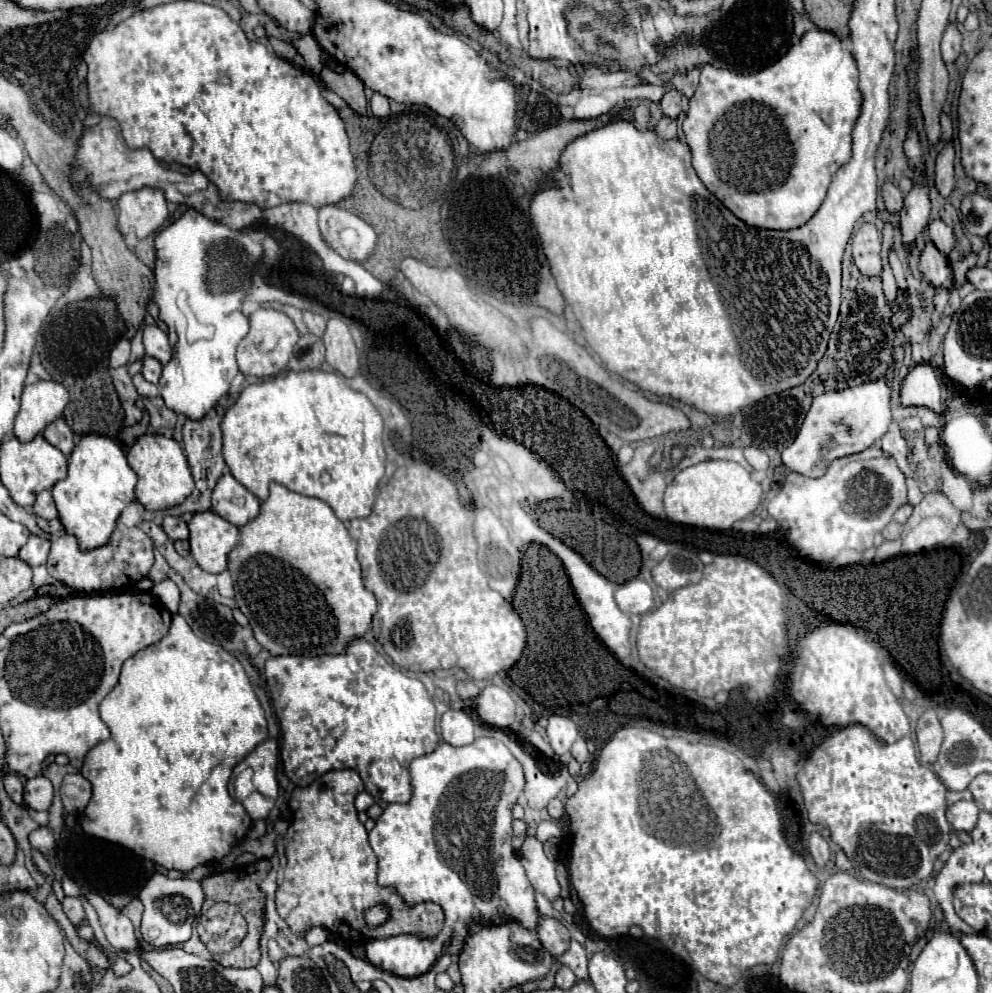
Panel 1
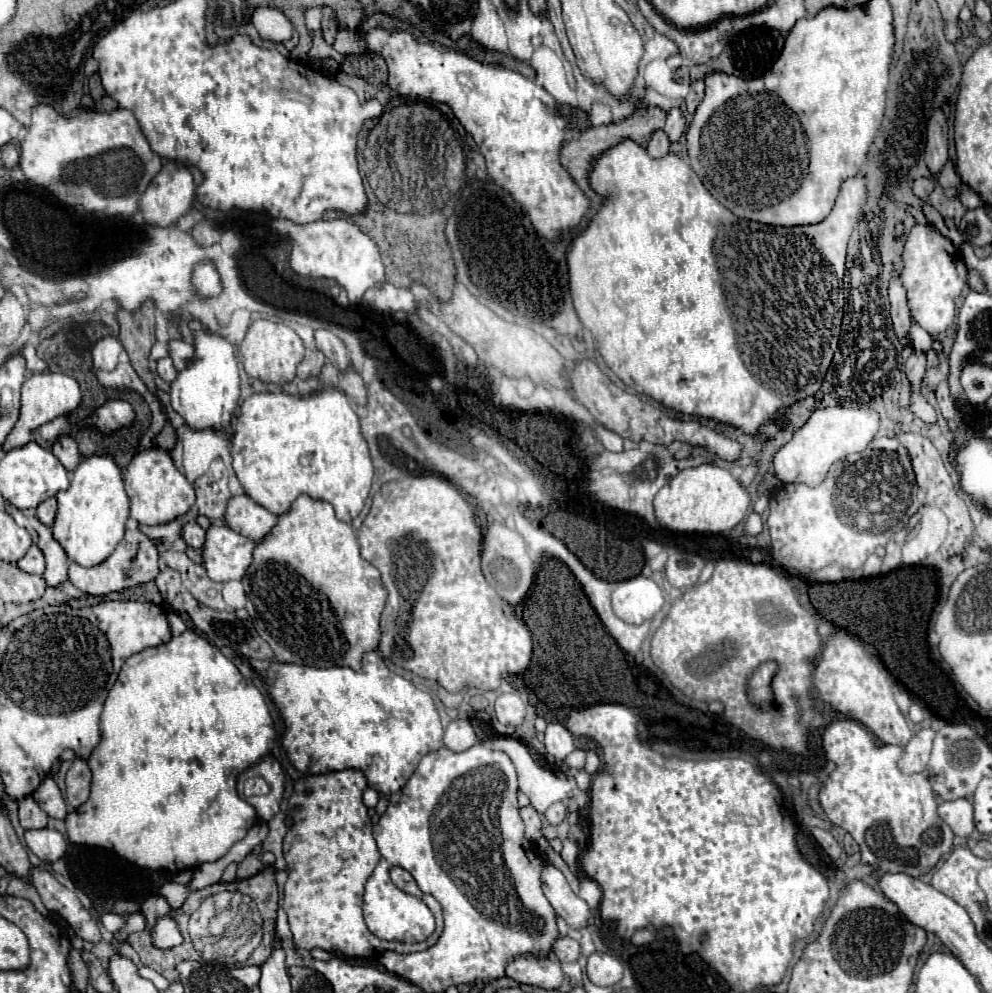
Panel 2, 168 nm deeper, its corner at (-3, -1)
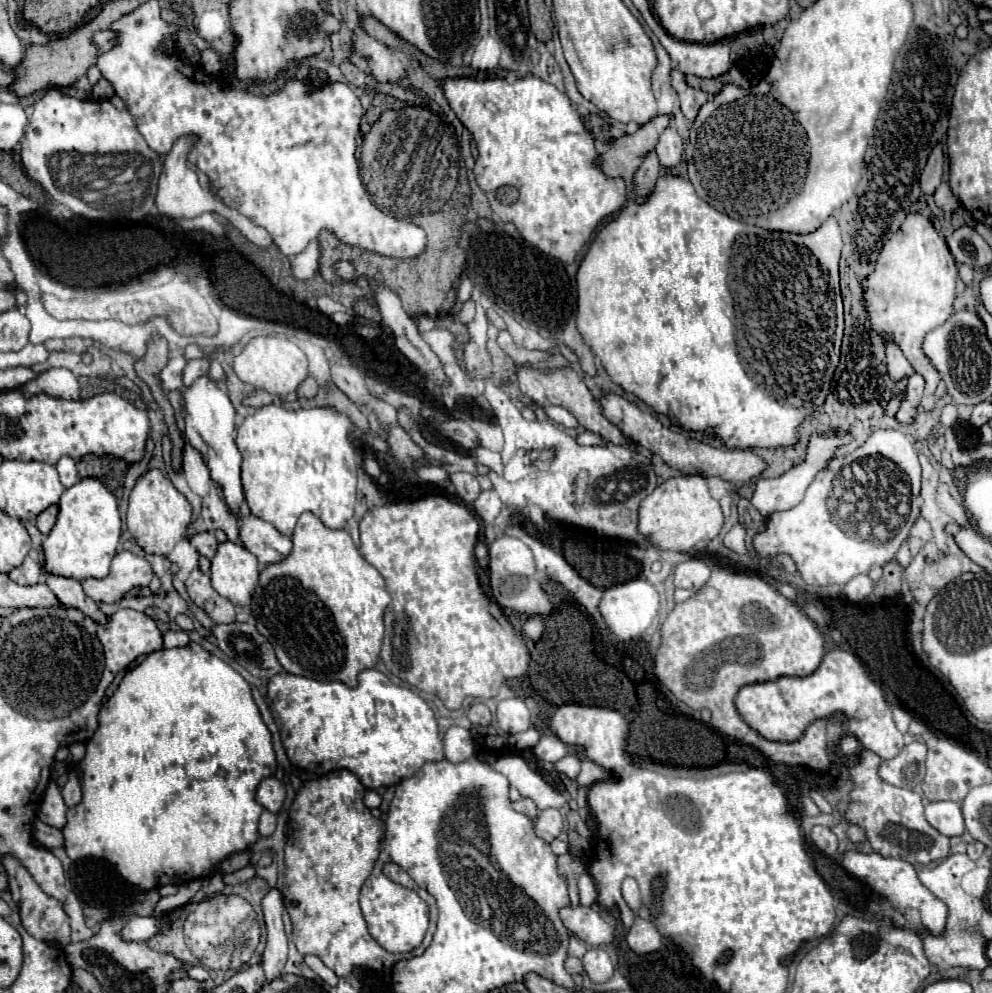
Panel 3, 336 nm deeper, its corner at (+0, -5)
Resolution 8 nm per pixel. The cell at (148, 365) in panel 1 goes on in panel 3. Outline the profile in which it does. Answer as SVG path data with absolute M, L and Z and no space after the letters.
M178 356L178 358L168 360L168 364L162 368L162 372L160 372L160 382L162 382L162 388L164 388L166 392L182 388L184 362L186 362L186 360L184 360L182 356Z

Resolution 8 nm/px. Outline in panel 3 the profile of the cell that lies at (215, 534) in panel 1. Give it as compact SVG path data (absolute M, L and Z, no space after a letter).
M230 540L218 544L216 556L212 558L210 578L214 590L220 596L236 604L248 604L256 586L258 572L260 566L256 556L248 552L242 544Z

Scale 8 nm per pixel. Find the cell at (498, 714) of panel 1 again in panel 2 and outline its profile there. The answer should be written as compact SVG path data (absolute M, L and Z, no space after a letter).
M517 692L501 694L501 696L497 696L497 702L495 702L495 714L501 724L519 726L525 718L525 704Z

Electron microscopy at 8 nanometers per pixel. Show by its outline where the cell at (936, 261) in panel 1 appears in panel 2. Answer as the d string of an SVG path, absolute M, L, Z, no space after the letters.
M915 224L903 246L903 270L899 274L901 284L907 290L907 304L911 320L927 330L933 338L933 352L941 354L943 344L939 334L951 328L957 316L955 300L967 286L967 266L959 248L945 236L941 236L931 224Z

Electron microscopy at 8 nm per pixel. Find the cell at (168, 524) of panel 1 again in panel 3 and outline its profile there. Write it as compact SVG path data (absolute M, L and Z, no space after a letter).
M210 532L194 534L194 536L190 538L190 544L192 544L202 556L206 556L206 558L212 558L214 552L216 552L216 546L218 546L216 538L214 538Z

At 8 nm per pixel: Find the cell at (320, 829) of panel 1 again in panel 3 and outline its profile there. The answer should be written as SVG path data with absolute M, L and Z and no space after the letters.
M348 770L330 772L302 784L290 806L290 826L298 834L288 838L284 850L284 906L292 920L294 944L300 954L318 956L338 976L346 976L354 966L390 972L394 962L420 956L432 942L438 920L436 900L406 878L406 886L420 892L422 900L430 906L430 928L420 948L406 954L392 954L368 934L366 922L360 916L358 894L378 858L382 822L370 814L362 796L364 786Z

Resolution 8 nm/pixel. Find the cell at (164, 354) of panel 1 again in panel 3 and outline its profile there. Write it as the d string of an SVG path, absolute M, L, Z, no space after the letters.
M202 358L188 360L184 366L184 386L190 386L202 374L208 374L208 362Z

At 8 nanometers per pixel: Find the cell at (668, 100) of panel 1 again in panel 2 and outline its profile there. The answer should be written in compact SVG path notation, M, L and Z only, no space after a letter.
M673 108L667 112L667 124L663 128L663 132L669 136L671 142L677 142L681 138L681 134L685 134L687 130L687 122L683 118L683 112L679 108Z

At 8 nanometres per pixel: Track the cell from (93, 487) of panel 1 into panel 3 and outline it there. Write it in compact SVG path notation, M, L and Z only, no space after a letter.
M82 478L78 484L66 488L58 508L58 520L42 542L48 570L76 580L104 578L116 554L122 532L116 496L100 478Z

